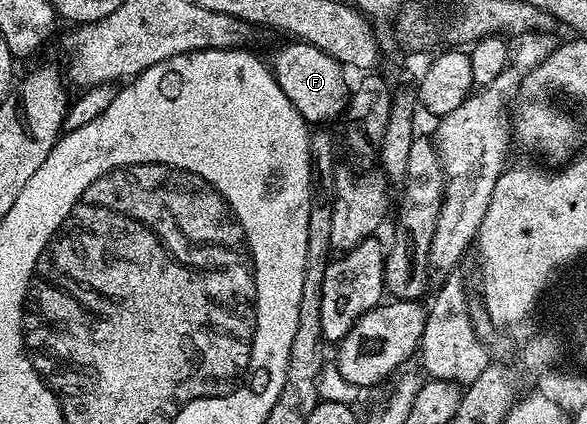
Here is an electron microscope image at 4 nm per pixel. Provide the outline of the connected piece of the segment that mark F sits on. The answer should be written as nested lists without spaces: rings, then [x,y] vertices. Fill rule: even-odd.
[[[294,39],[288,44],[291,45],[280,46],[274,53],[274,61],[272,60],[274,78],[276,83],[280,83],[280,91],[284,91],[284,95],[288,95],[288,103],[292,103],[292,107],[296,107],[296,111],[300,111],[300,115],[308,123],[334,121],[341,113],[343,116],[347,112],[348,98],[352,92],[351,86],[349,84],[346,86],[347,70],[335,57],[312,47],[306,41]]]

